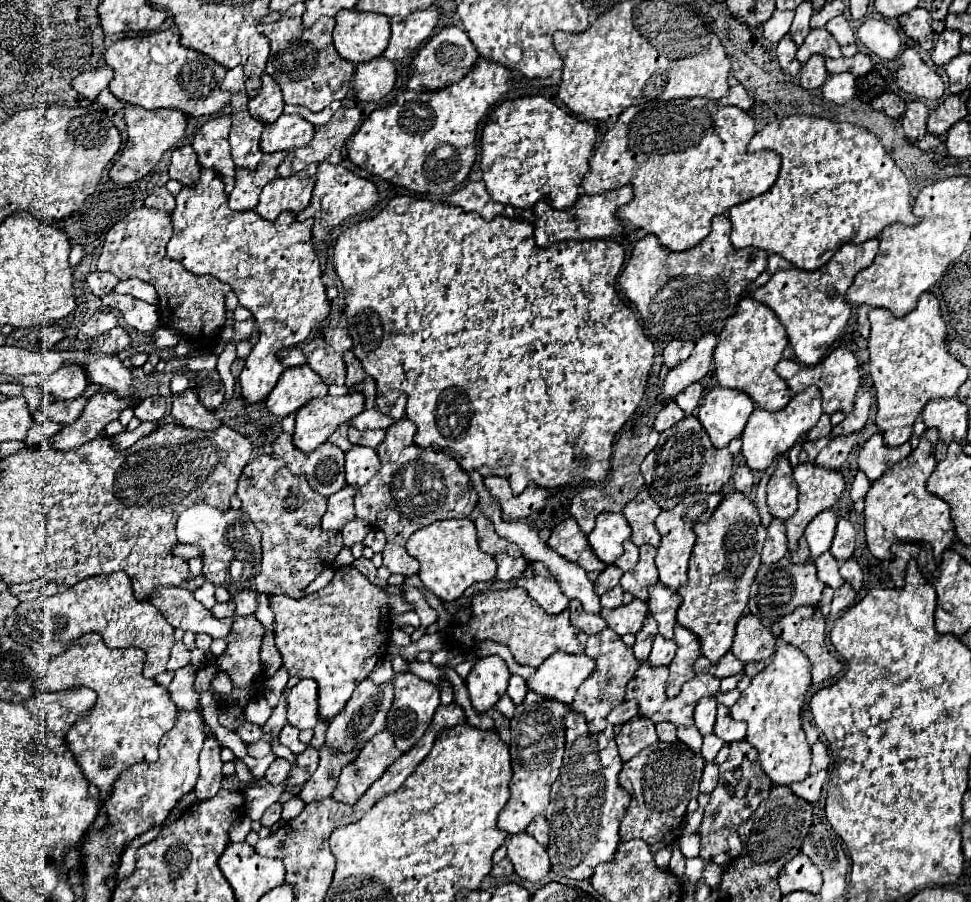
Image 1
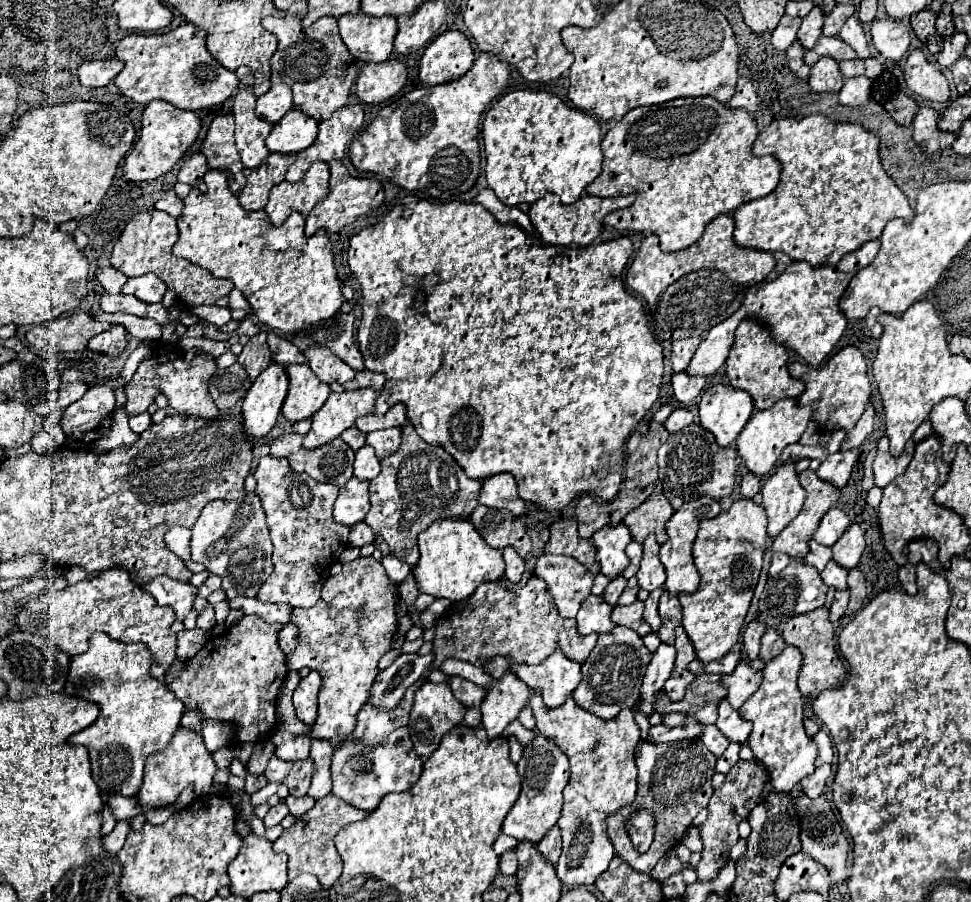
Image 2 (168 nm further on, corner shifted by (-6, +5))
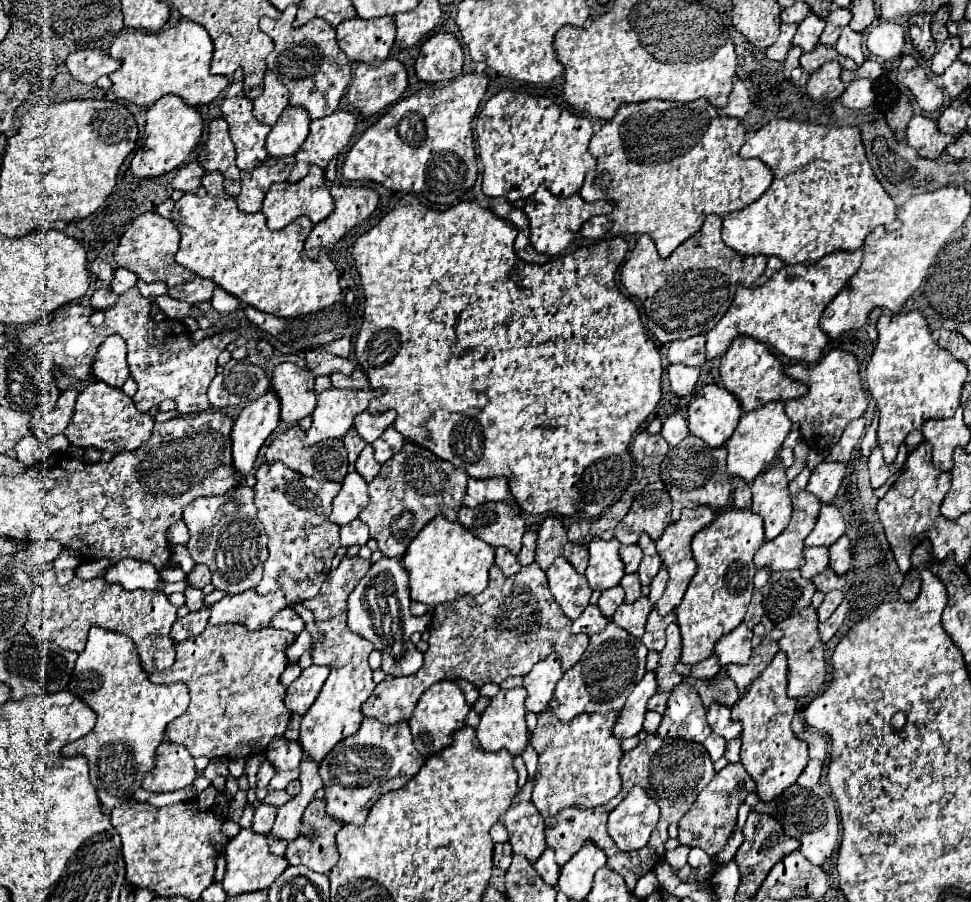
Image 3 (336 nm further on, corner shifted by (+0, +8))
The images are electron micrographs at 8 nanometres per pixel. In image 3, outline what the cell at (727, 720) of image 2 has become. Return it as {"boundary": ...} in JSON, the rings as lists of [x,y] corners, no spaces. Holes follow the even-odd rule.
{"boundary":[[[711,705],[707,709],[707,721],[715,735],[731,741],[741,735],[741,723],[731,717],[731,709],[727,705]]]}

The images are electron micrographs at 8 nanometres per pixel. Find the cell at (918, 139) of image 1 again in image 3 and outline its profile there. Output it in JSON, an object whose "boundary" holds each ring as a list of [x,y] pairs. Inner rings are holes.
{"boundary":[[[917,115],[909,121],[907,127],[907,143],[913,147],[921,157],[937,159],[941,151],[953,141],[953,135],[945,135],[937,129],[937,123],[929,117]]]}

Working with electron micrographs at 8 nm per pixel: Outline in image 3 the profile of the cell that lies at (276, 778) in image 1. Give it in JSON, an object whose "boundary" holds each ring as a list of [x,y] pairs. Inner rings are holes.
{"boundary":[[[263,759],[261,765],[259,765],[259,771],[257,771],[257,787],[259,787],[259,789],[261,789],[261,787],[267,787],[269,781],[271,781],[271,777],[273,777],[275,773],[277,773],[277,769],[273,769],[273,765],[269,765],[267,759]]]}

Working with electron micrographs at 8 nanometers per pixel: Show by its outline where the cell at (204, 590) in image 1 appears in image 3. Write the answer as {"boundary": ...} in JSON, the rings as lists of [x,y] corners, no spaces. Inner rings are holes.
{"boundary":[[[195,565],[195,569],[187,575],[187,581],[195,589],[203,589],[207,583],[211,583],[211,573],[207,565]]]}

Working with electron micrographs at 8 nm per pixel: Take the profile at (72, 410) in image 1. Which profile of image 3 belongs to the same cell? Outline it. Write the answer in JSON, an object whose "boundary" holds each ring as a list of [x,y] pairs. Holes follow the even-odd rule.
{"boundary":[[[95,381],[83,393],[79,393],[73,417],[63,435],[71,445],[77,447],[97,447],[101,451],[131,451],[149,439],[153,423],[153,415],[139,413],[131,397],[127,397],[121,389],[113,389],[103,381]]]}

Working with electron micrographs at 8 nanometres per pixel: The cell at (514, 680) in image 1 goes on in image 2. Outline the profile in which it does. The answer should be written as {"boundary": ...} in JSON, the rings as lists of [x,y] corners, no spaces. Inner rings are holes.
{"boundary":[[[531,692],[529,706],[533,708],[537,730],[543,738],[553,738],[555,746],[569,758],[571,778],[563,790],[563,810],[557,822],[563,840],[563,852],[557,862],[557,878],[567,886],[589,886],[603,874],[615,856],[605,832],[605,818],[621,806],[635,800],[637,766],[633,760],[639,744],[639,726],[633,710],[623,710],[613,720],[601,720],[591,712],[575,708],[569,698],[559,708],[545,708],[539,692]]]}

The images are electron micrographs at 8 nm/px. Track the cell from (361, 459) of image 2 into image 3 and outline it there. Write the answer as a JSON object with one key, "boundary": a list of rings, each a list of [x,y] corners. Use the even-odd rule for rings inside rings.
{"boundary":[[[367,445],[367,447],[359,453],[359,457],[357,457],[357,461],[355,461],[355,469],[357,469],[357,473],[359,473],[367,483],[373,481],[373,477],[377,477],[381,465],[373,459],[373,449],[371,449],[371,445]]]}

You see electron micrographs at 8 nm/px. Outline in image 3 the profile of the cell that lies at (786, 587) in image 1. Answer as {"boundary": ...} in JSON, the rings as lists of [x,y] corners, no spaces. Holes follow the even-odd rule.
{"boundary":[[[781,571],[771,573],[767,585],[763,587],[763,609],[765,615],[779,623],[797,611],[811,605],[815,595],[815,585],[809,579],[803,579],[801,573],[795,571]]]}

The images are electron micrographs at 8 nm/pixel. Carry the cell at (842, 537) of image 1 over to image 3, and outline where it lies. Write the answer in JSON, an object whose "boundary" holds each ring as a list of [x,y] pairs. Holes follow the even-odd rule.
{"boundary":[[[847,535],[839,537],[837,543],[833,543],[829,547],[829,553],[831,553],[831,561],[829,561],[829,567],[839,573],[839,575],[845,575],[849,565],[851,565],[851,541]]]}

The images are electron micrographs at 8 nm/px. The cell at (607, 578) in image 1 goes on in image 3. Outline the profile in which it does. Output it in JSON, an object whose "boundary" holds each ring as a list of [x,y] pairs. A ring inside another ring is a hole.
{"boundary":[[[617,585],[617,587],[613,587],[613,589],[605,589],[605,591],[601,593],[597,605],[599,605],[601,613],[611,619],[611,615],[615,613],[615,609],[617,609],[621,603],[623,603],[623,589]]]}

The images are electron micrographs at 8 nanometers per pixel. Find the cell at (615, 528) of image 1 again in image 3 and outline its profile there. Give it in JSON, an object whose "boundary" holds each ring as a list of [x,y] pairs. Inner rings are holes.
{"boundary":[[[613,537],[609,541],[605,539],[591,539],[589,547],[589,567],[585,571],[585,577],[591,585],[591,589],[605,591],[609,587],[619,585],[623,571],[623,561],[619,557],[619,541]]]}

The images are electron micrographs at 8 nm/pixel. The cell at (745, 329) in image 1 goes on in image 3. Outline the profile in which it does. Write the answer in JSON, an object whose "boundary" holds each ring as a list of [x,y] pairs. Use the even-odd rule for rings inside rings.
{"boundary":[[[745,335],[735,337],[735,341],[729,345],[721,357],[719,373],[725,389],[729,389],[739,399],[743,411],[753,411],[769,401],[789,401],[807,393],[807,387],[801,381],[785,377],[781,361],[761,341]]]}

